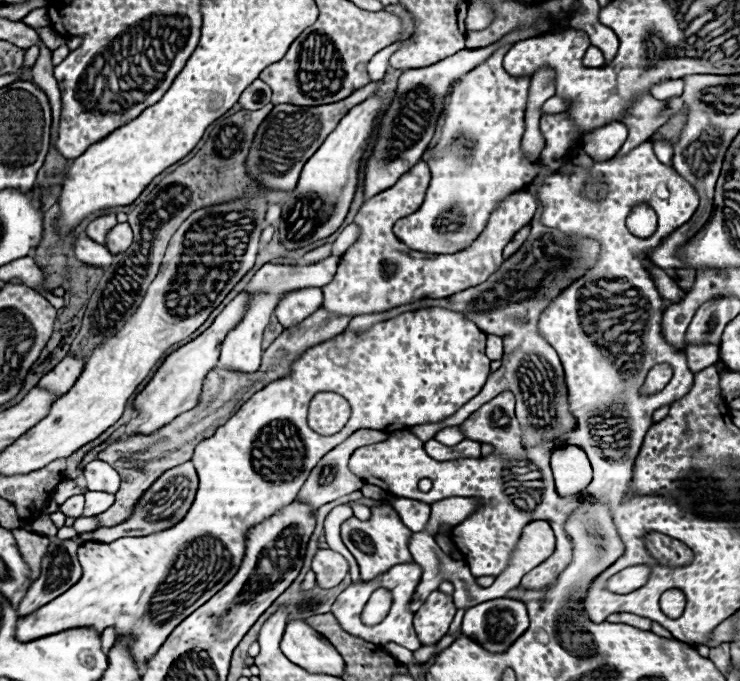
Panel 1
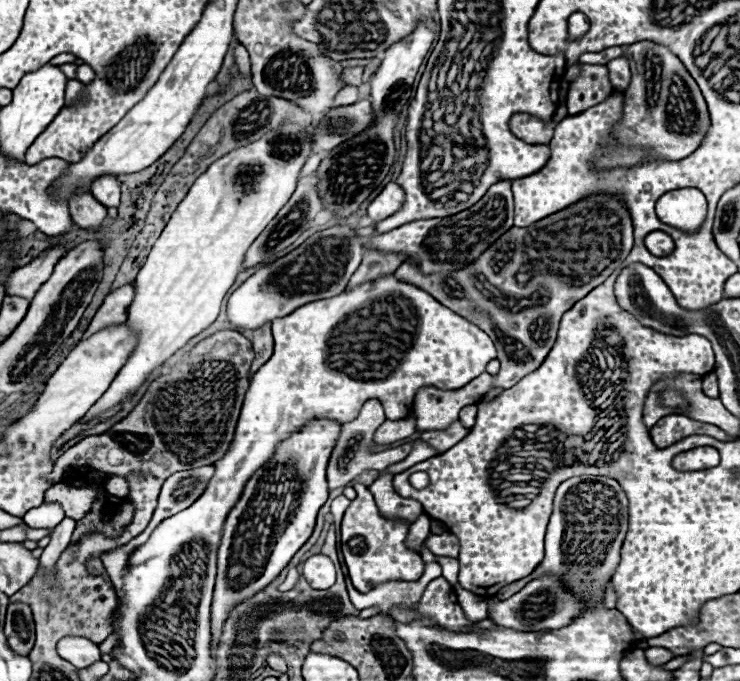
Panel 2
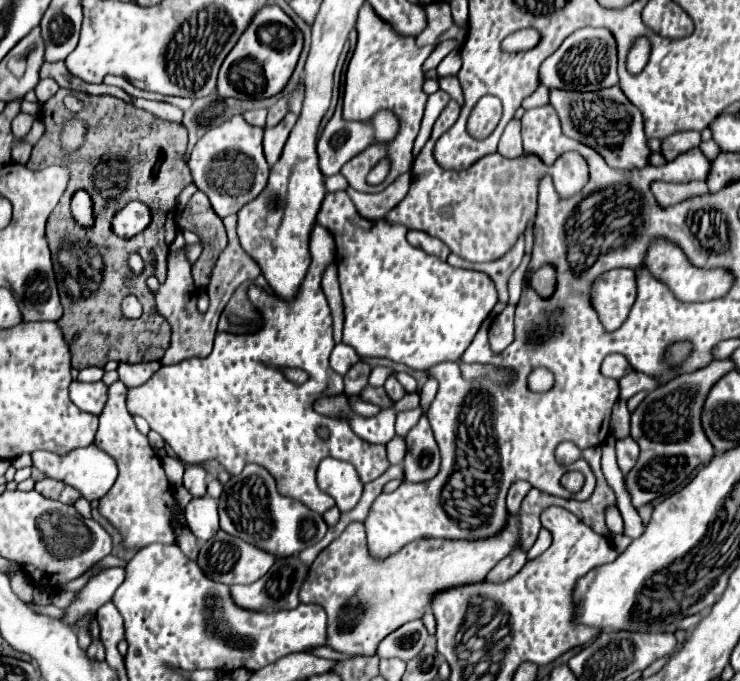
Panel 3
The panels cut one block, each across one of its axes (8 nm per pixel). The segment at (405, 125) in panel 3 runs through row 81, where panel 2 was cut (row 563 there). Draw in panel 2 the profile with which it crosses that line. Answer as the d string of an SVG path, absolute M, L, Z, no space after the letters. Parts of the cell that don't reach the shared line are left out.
M356 484L354 490L358 492L358 496L350 502L342 520L342 554L354 588L368 592L376 584L384 584L388 580L418 580L424 572L424 562L420 554L412 552L404 544L408 526L382 518L374 496L366 486Z

